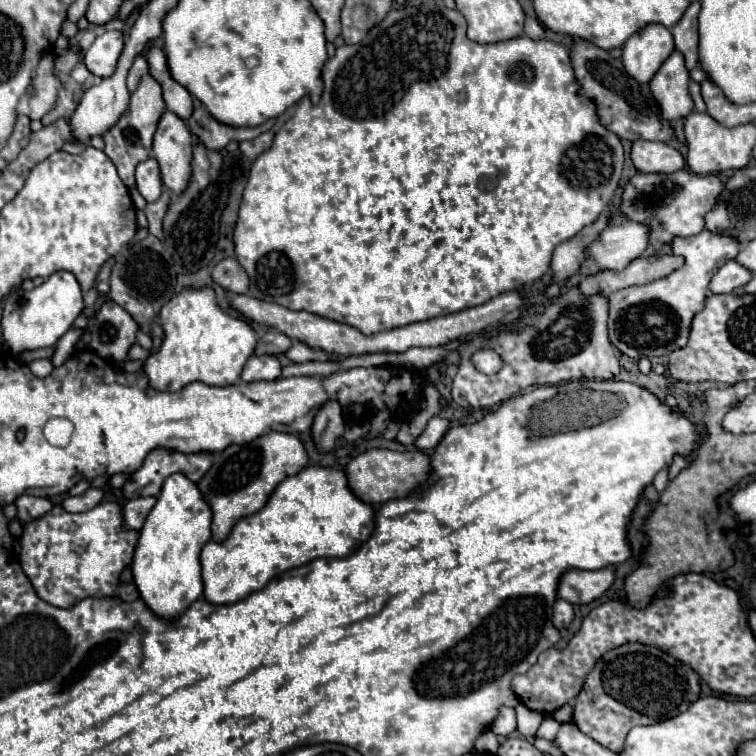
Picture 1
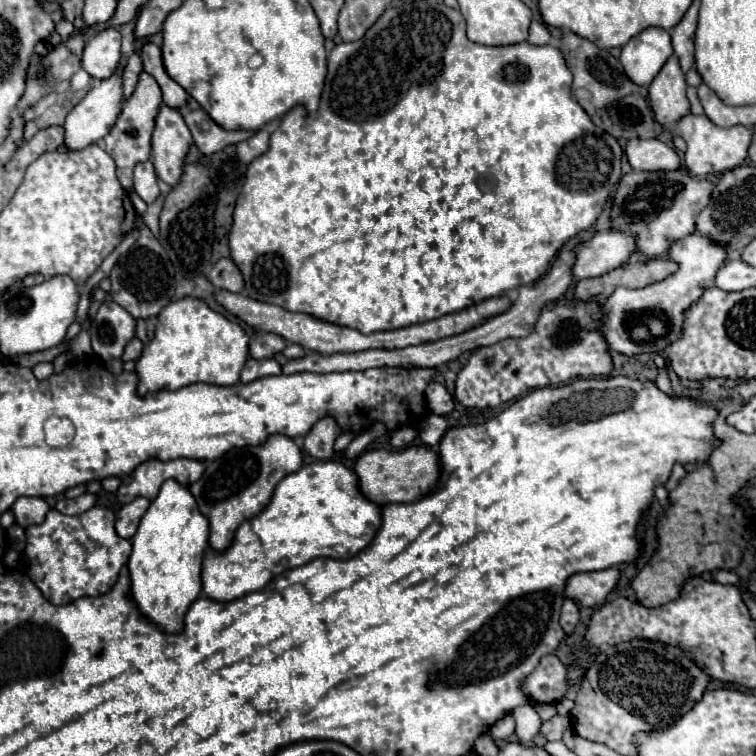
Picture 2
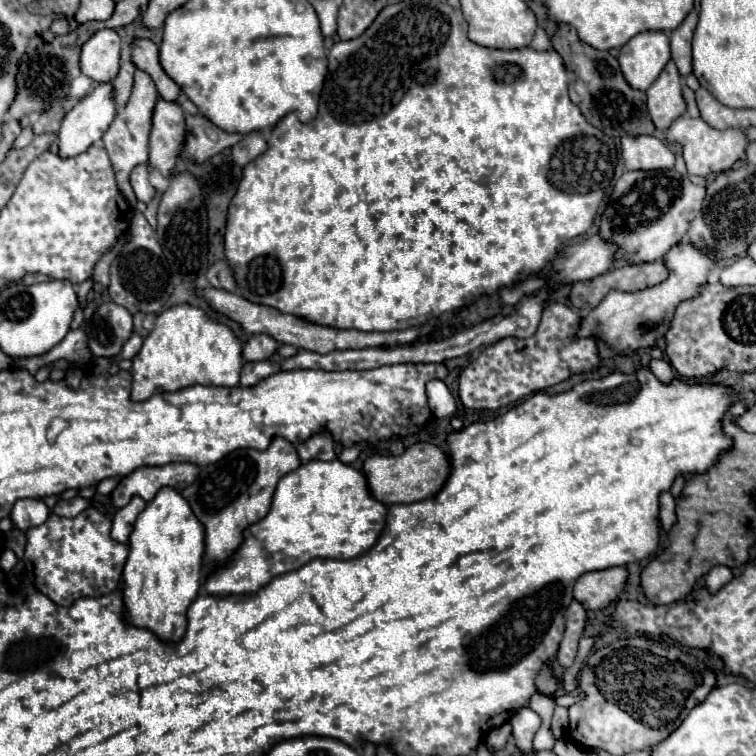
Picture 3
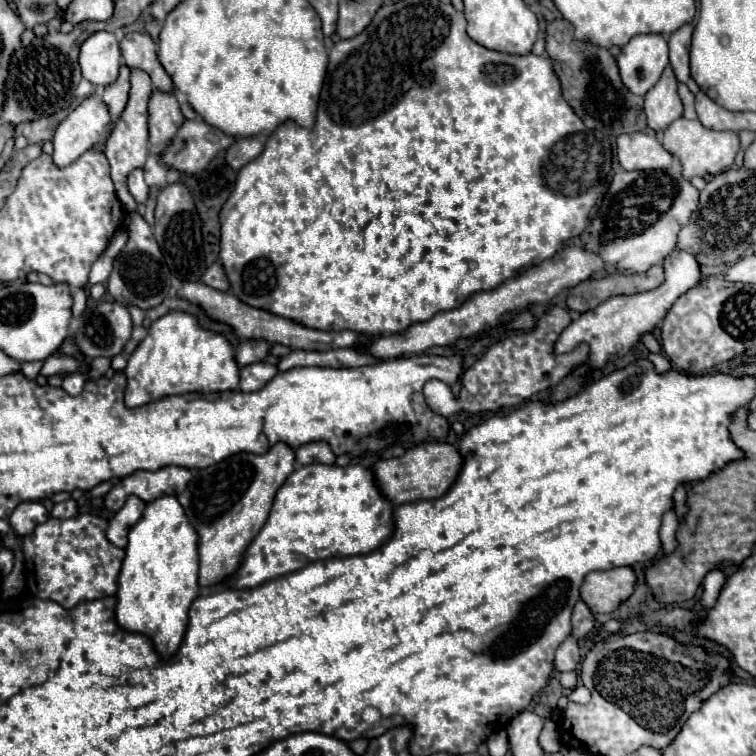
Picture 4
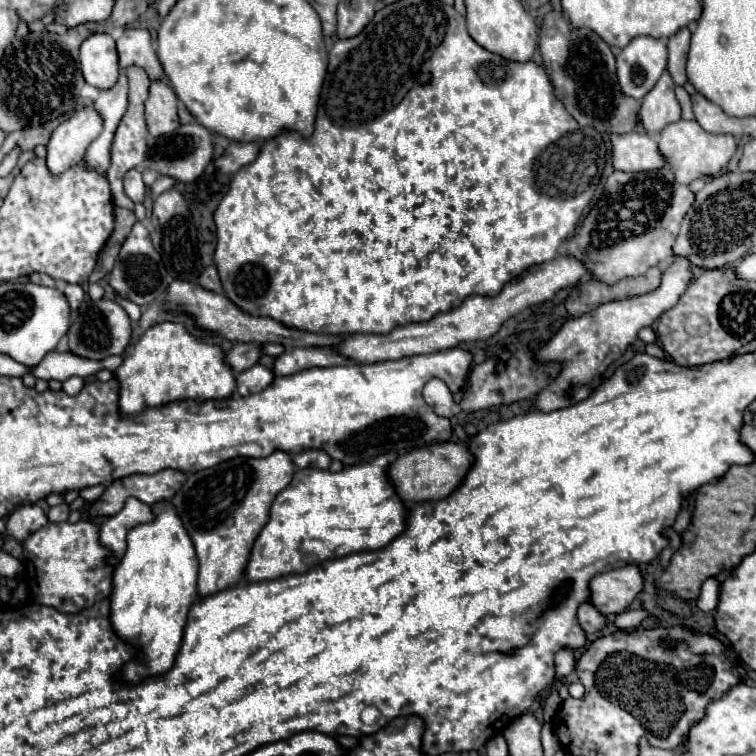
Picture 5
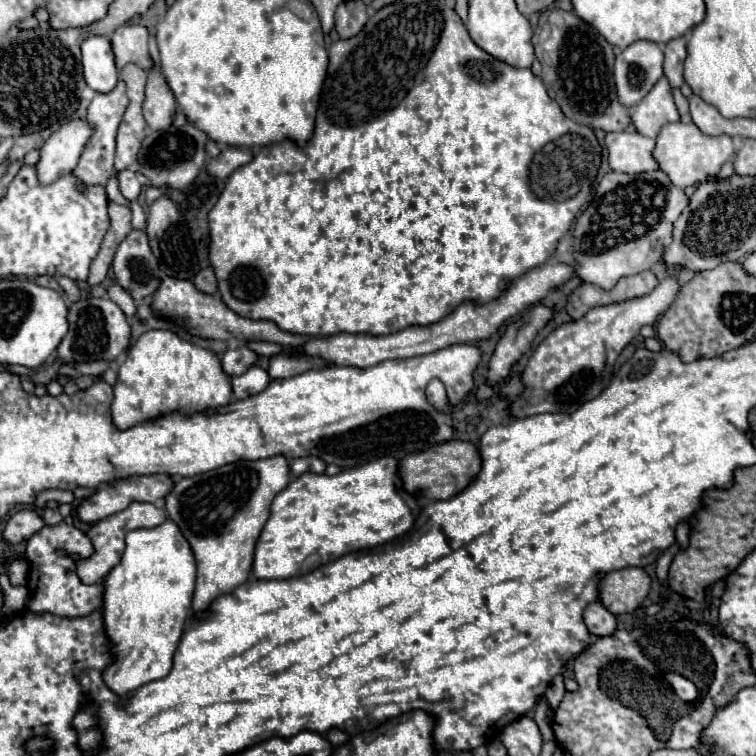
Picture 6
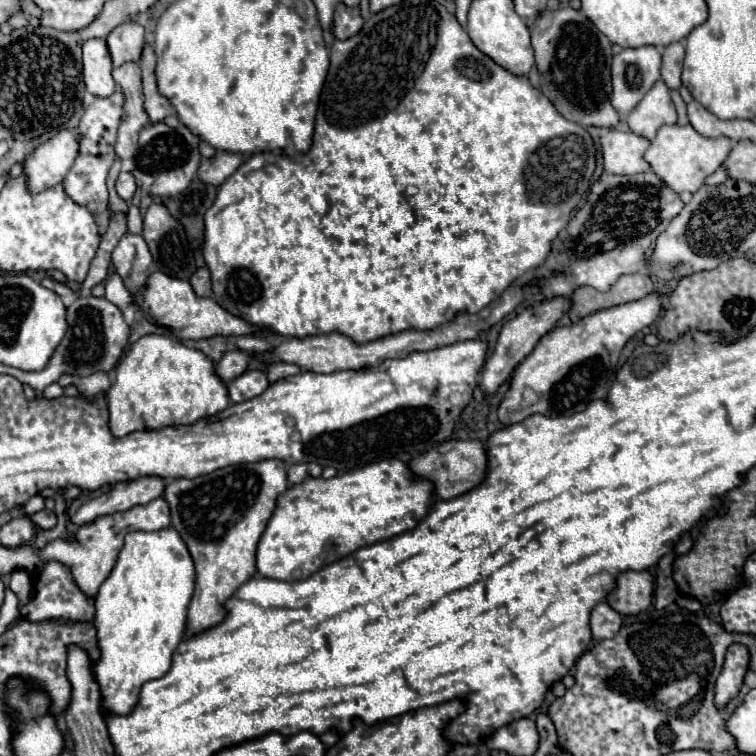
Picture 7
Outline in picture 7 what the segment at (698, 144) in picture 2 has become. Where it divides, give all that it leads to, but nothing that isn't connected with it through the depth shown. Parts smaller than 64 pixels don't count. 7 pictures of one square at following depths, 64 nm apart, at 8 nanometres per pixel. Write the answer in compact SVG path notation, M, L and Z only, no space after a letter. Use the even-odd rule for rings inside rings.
M690 124L688 126L662 126L652 140L652 146L646 150L644 158L652 166L652 170L674 190L674 192L696 192L708 174L716 172L722 162L728 158L732 150L732 142L726 136L720 138L706 138L700 136Z

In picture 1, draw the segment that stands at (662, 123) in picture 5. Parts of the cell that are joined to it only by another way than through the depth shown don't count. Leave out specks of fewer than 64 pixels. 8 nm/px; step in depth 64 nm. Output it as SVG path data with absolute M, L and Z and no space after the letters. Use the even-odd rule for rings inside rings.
M672 52L650 80L650 90L662 108L662 116L670 122L688 116L694 110L694 102L688 94L690 72L680 52Z

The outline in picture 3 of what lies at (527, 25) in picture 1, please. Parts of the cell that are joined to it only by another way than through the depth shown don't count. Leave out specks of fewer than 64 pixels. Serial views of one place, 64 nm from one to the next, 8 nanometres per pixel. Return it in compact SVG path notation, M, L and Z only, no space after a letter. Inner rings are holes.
M538 27L536 32L531 42L531 47L538 51L548 50L549 46L552 45L550 37L540 27Z

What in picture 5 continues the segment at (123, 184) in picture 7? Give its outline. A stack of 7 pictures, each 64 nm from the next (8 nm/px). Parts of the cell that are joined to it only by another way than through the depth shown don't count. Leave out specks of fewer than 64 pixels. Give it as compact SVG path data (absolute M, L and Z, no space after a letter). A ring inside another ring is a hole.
M130 170L126 176L124 176L124 190L126 194L134 200L134 202L142 202L144 200L144 194L146 194L146 186L142 182L142 174L140 170Z

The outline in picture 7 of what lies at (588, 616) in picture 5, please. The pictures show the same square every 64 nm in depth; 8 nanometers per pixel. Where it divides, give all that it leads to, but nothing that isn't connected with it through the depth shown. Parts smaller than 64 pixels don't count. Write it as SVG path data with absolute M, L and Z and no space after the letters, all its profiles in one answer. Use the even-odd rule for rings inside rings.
M600 602L590 612L590 630L594 640L612 638L622 626L622 616L614 612L606 602Z

